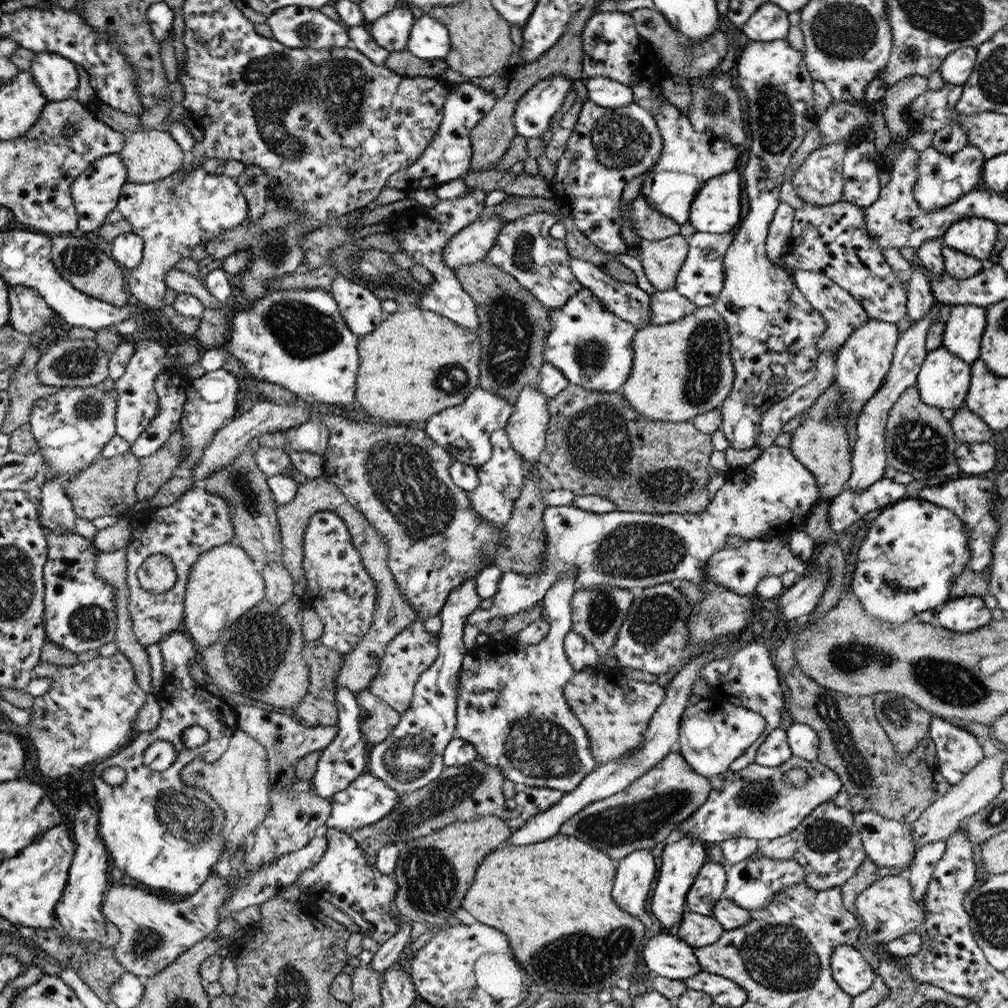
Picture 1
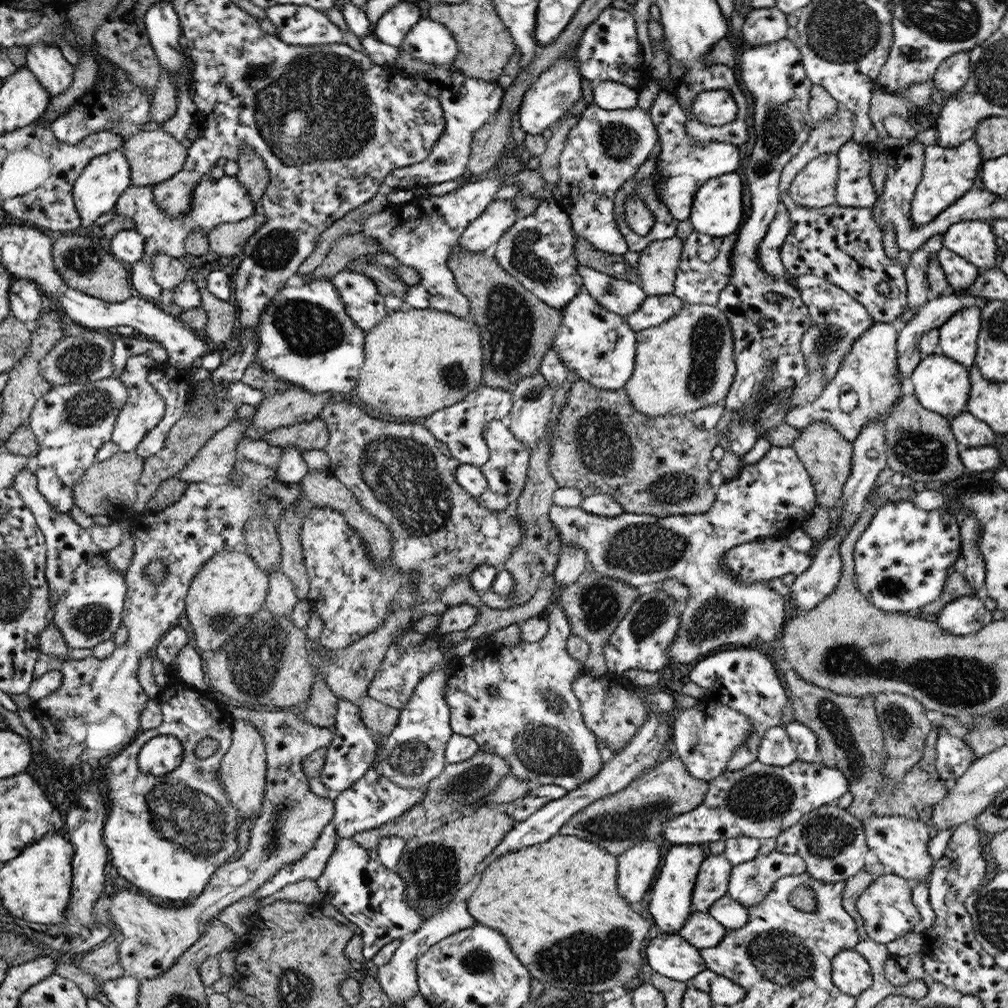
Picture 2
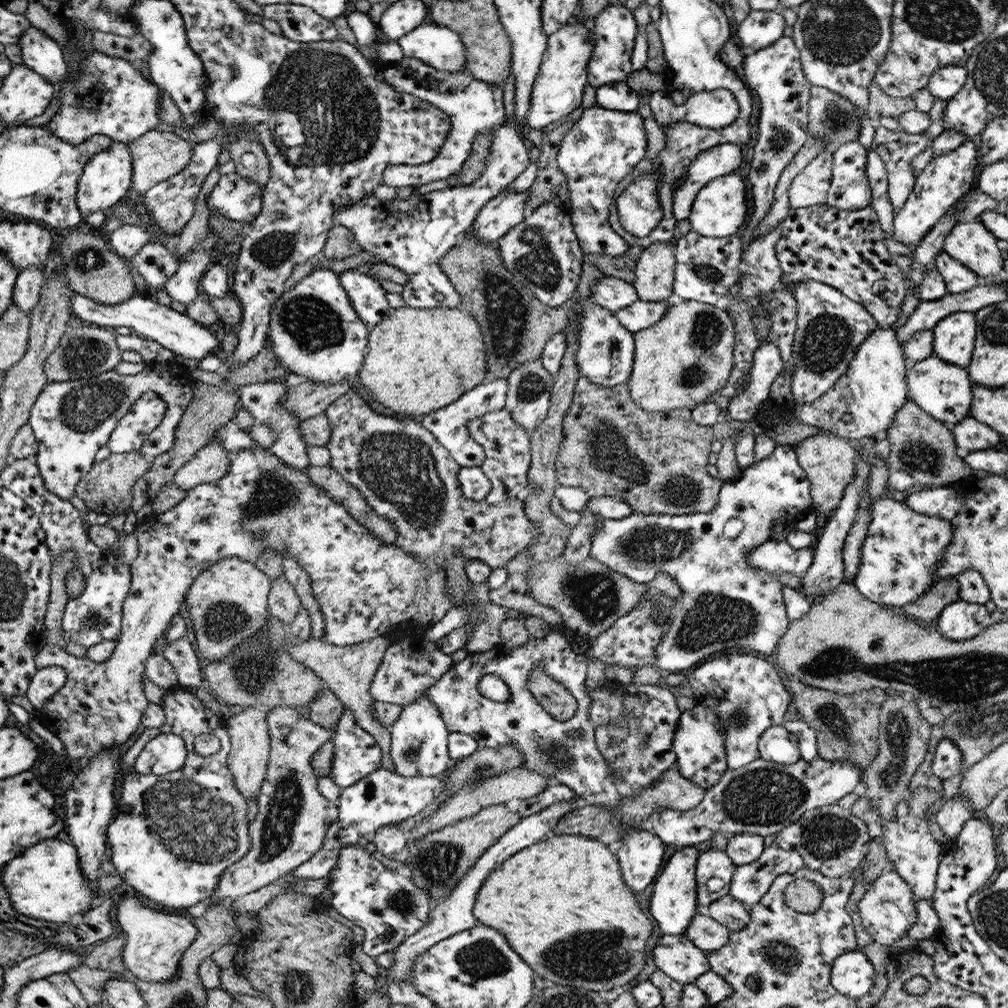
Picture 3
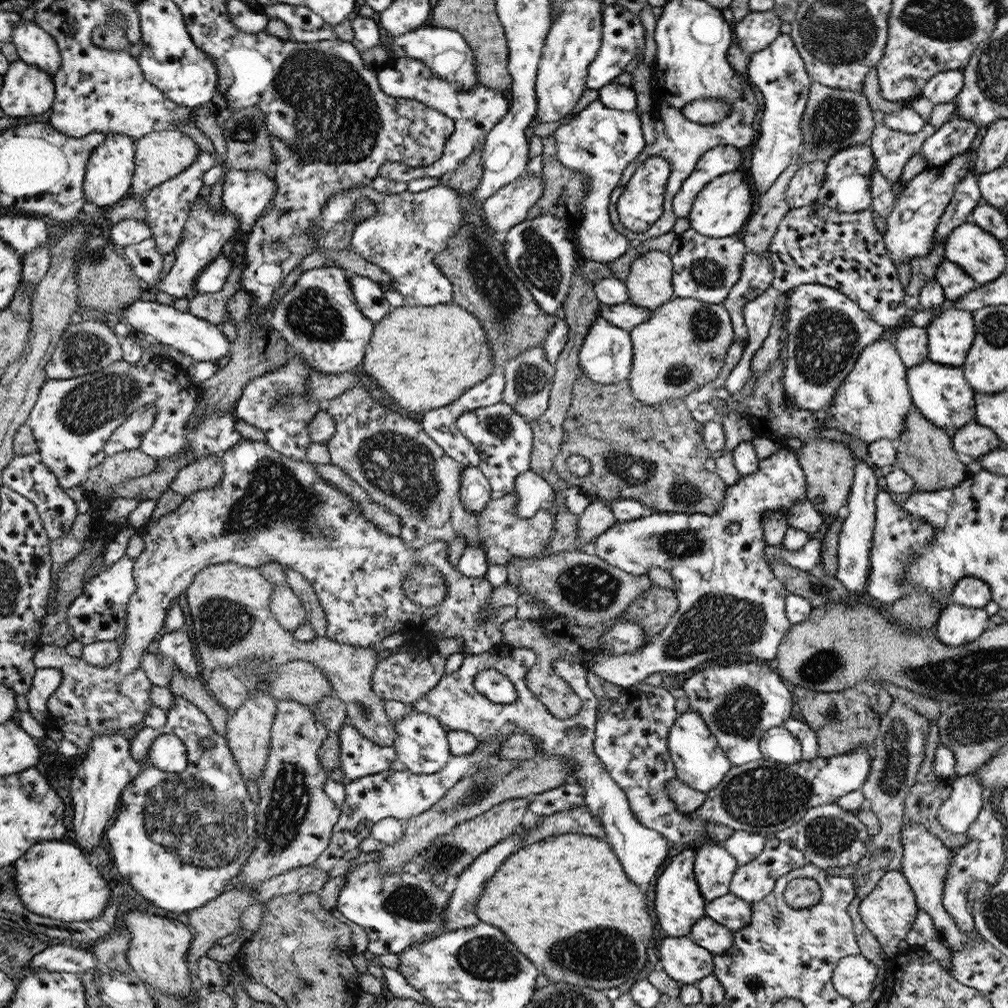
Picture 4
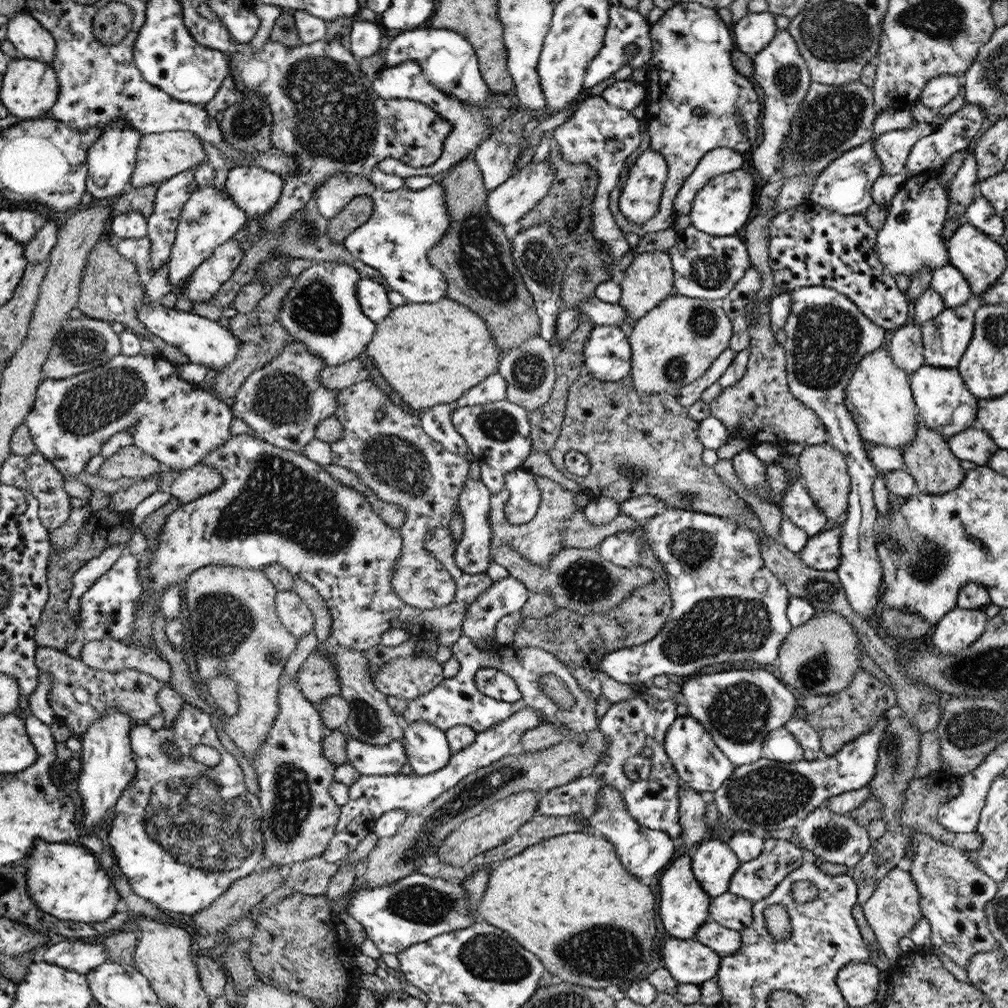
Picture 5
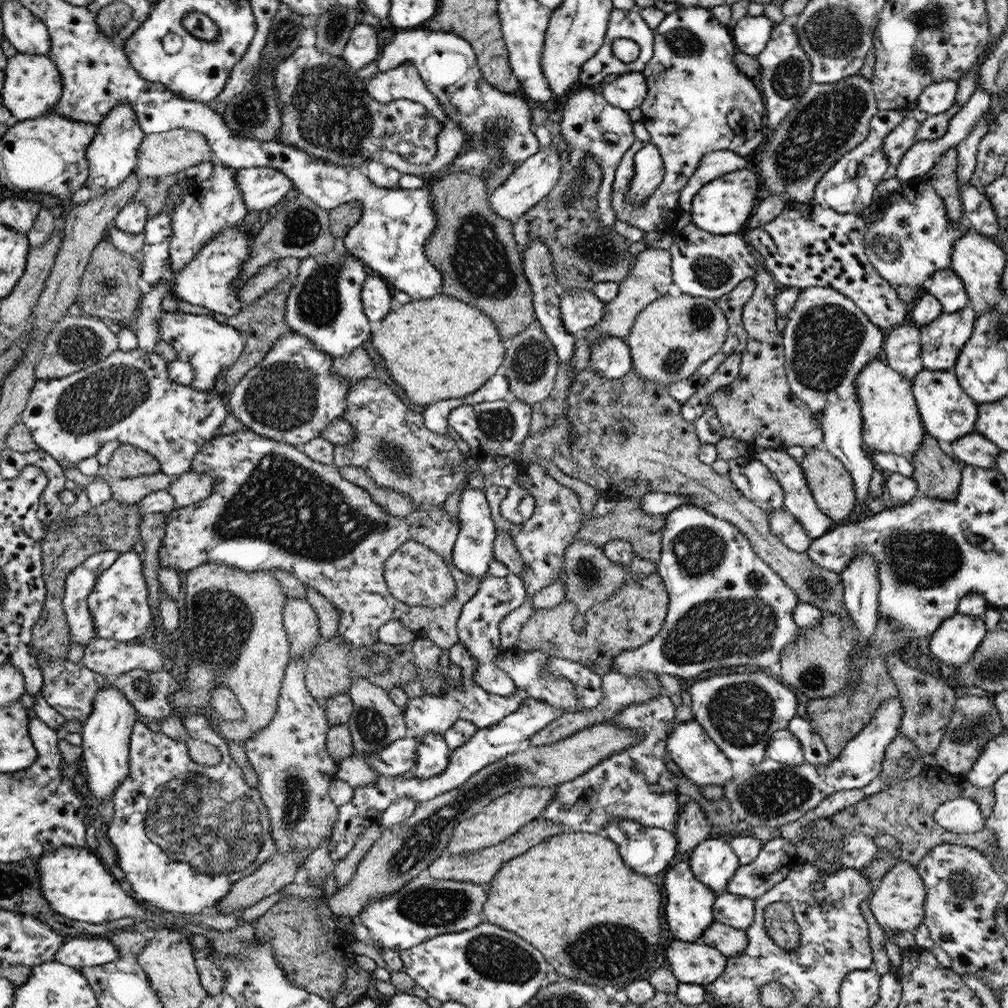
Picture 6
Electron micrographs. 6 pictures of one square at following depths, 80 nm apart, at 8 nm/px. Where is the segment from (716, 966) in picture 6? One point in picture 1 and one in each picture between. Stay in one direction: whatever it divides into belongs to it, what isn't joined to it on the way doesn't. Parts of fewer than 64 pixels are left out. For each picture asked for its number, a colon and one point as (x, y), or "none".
1: (665, 955)
2: (671, 956)
3: (676, 956)
4: (683, 960)
5: (689, 962)

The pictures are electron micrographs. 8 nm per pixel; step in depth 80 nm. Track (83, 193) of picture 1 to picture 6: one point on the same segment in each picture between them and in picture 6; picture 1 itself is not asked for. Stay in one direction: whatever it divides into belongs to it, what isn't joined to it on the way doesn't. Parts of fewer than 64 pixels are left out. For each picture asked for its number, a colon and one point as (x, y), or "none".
2: (97, 190)
3: (108, 177)
4: (111, 168)
5: (112, 159)
6: (113, 154)

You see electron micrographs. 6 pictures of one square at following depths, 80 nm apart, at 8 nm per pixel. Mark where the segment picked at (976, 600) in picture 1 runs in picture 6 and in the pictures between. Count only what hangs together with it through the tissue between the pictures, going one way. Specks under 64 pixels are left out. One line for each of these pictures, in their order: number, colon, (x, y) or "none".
2: (966, 615)
3: (960, 620)
4: (956, 625)
5: (959, 628)
6: (955, 640)

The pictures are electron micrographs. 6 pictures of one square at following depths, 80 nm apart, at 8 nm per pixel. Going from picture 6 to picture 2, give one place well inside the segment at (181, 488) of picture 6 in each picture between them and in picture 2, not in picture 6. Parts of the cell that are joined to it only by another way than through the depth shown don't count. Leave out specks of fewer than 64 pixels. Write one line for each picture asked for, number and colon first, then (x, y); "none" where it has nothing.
2: (217, 457)
3: (210, 464)
4: (203, 473)
5: (200, 480)

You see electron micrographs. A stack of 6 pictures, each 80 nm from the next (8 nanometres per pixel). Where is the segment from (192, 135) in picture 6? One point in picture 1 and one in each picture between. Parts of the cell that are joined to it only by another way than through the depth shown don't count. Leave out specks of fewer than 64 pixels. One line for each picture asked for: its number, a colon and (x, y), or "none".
1: (150, 156)
2: (155, 156)
3: (158, 155)
4: (159, 156)
5: (161, 156)

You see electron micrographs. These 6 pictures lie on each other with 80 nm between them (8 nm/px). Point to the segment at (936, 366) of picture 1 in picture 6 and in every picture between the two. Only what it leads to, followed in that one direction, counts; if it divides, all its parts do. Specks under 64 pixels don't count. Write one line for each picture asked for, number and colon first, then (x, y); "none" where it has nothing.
2: (942, 385)
3: (943, 390)
4: (941, 393)
5: (944, 404)
6: (947, 413)

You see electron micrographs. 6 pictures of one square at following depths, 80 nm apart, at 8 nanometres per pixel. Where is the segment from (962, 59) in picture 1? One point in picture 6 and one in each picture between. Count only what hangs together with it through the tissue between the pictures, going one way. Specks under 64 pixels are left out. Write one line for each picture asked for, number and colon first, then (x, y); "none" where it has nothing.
2: (951, 75)
3: (945, 82)
4: (942, 88)
5: (938, 92)
6: (937, 98)

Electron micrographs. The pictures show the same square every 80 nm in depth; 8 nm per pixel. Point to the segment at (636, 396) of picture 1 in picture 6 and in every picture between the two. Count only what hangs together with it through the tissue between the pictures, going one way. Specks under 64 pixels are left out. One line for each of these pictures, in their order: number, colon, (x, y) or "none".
2: (686, 363)
3: (688, 356)
4: (683, 345)
5: (676, 342)
6: (672, 337)

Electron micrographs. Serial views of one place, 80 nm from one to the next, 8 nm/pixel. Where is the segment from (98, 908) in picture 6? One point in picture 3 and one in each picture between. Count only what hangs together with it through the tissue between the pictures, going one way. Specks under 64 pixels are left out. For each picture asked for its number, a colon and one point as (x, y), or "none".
3: (47, 883)
4: (54, 879)
5: (67, 883)

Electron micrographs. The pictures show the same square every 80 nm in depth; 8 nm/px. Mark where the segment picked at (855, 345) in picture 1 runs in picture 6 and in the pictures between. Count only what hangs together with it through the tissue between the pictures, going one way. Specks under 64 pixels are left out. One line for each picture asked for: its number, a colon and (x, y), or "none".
2: (865, 388)
3: (863, 402)
4: (871, 403)
5: (878, 395)
6: (892, 423)

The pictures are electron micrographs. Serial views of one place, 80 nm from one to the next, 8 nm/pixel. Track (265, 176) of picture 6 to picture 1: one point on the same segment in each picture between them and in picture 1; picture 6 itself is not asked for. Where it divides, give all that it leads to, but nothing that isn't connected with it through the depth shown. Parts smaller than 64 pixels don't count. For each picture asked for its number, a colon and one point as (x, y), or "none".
1: (175, 215)
2: (213, 202)
3: (235, 197)
4: (245, 193)
5: (255, 190)

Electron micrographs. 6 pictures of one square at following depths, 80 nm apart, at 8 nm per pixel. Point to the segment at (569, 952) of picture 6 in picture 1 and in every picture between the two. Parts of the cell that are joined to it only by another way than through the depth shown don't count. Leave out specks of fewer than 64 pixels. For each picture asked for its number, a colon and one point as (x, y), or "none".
1: (540, 895)
2: (556, 902)
3: (561, 903)
4: (565, 903)
5: (567, 899)

